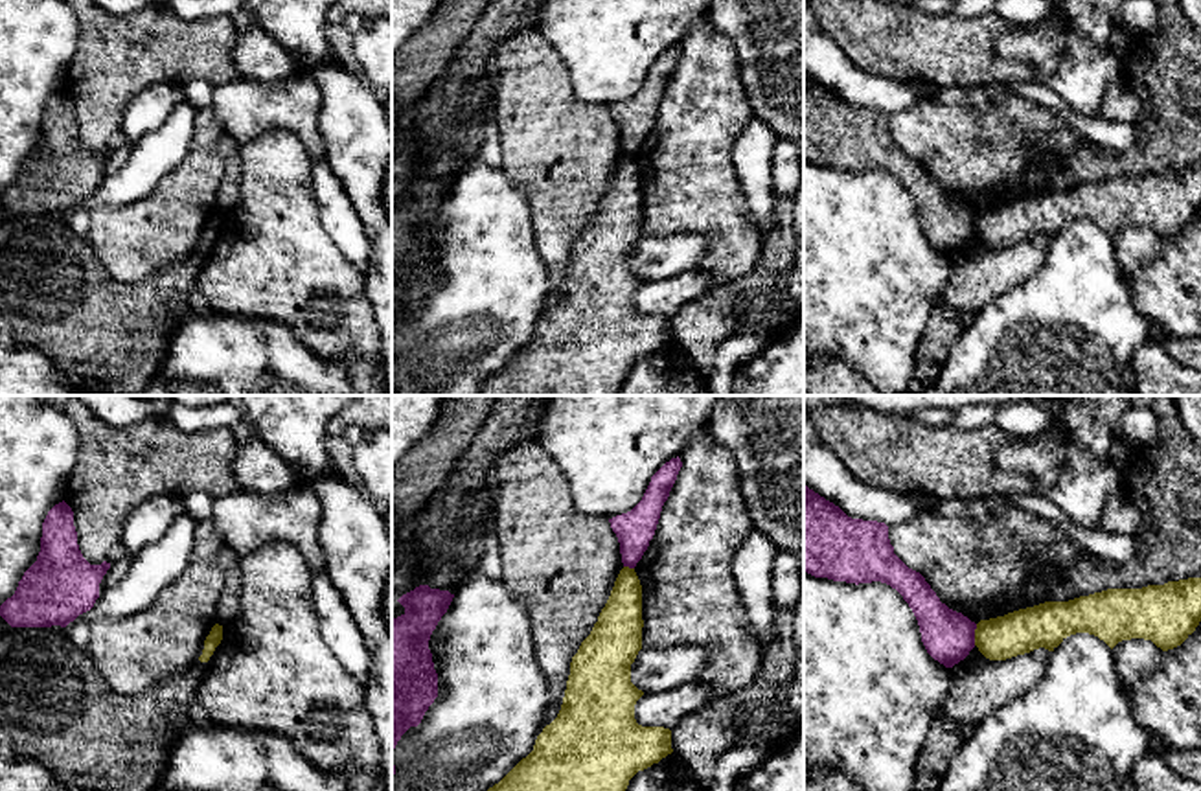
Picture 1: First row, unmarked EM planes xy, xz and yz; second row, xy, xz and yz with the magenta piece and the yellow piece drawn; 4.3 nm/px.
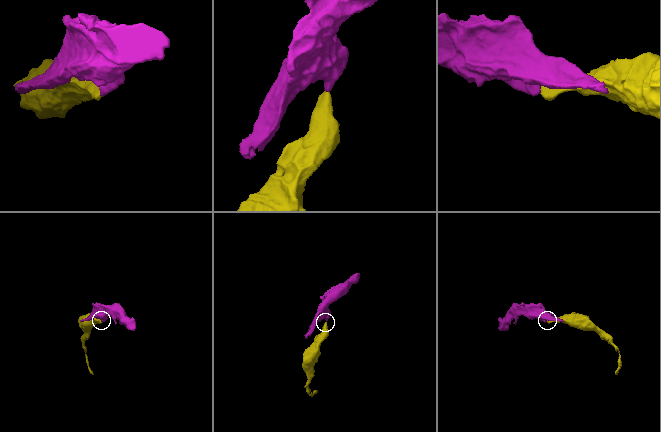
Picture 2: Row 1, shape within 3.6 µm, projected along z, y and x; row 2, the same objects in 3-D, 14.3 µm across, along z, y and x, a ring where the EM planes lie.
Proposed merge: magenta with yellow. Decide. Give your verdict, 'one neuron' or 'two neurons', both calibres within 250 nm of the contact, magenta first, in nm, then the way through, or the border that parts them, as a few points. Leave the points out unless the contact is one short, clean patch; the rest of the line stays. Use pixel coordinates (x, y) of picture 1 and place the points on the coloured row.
two neurons; calibres 220 and 190 nm

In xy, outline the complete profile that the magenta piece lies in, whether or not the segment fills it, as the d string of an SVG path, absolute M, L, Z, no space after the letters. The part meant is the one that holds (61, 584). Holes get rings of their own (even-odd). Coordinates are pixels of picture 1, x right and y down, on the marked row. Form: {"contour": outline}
{"contour": "M63 500L55 504L44 522L40 537L40 552L37 561L24 572L18 587L11 598L0 605L0 616L11 627L66 627L79 614L90 611L99 598L99 583L110 563L90 565L77 545L77 532L74 526L74 511Z"}

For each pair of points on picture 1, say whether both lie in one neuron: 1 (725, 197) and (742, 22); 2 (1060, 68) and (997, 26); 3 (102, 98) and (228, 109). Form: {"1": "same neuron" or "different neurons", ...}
{"1": "different neurons", "2": "different neurons", "3": "different neurons"}

